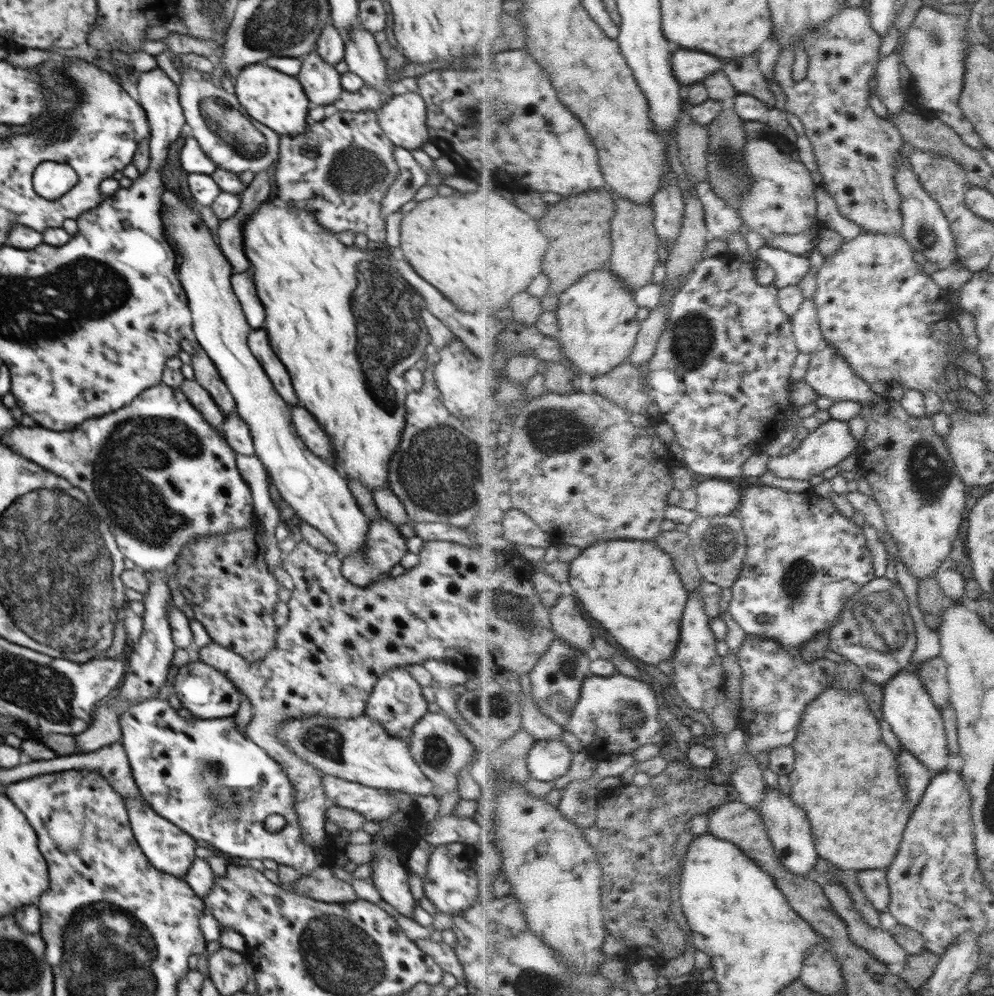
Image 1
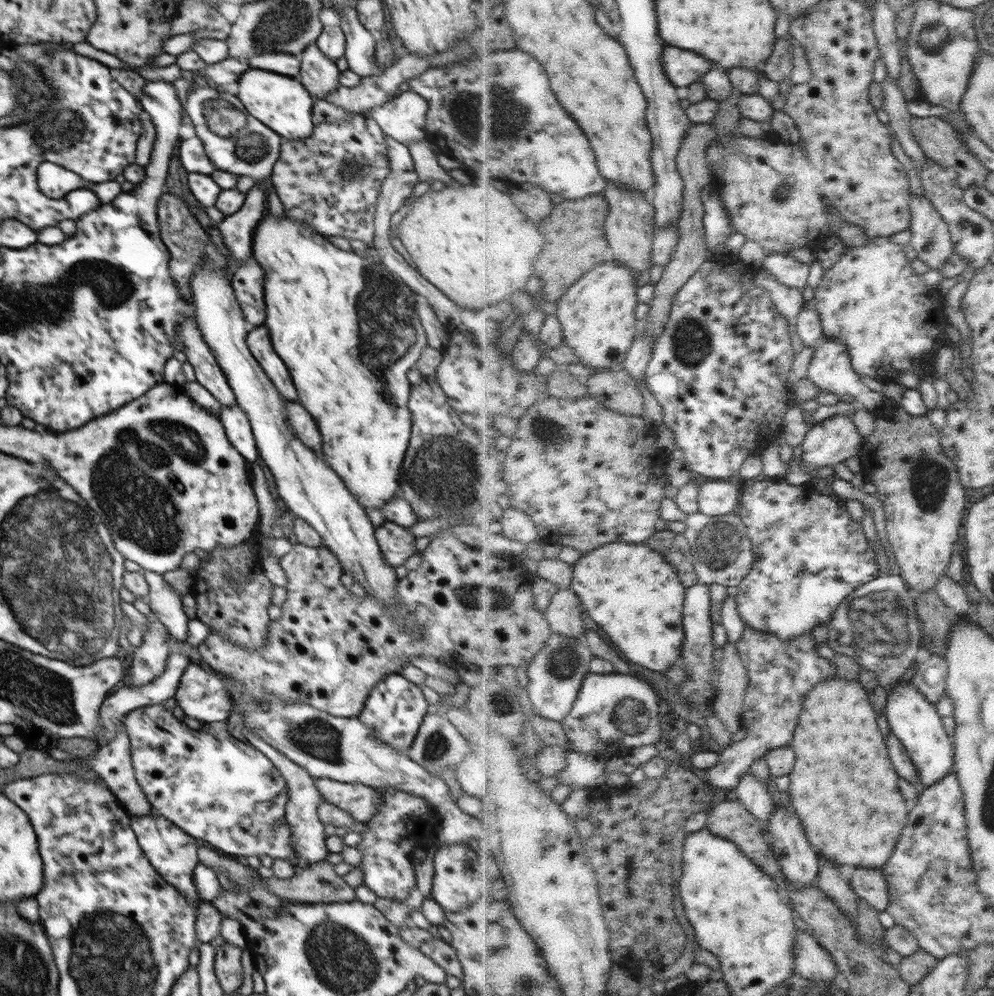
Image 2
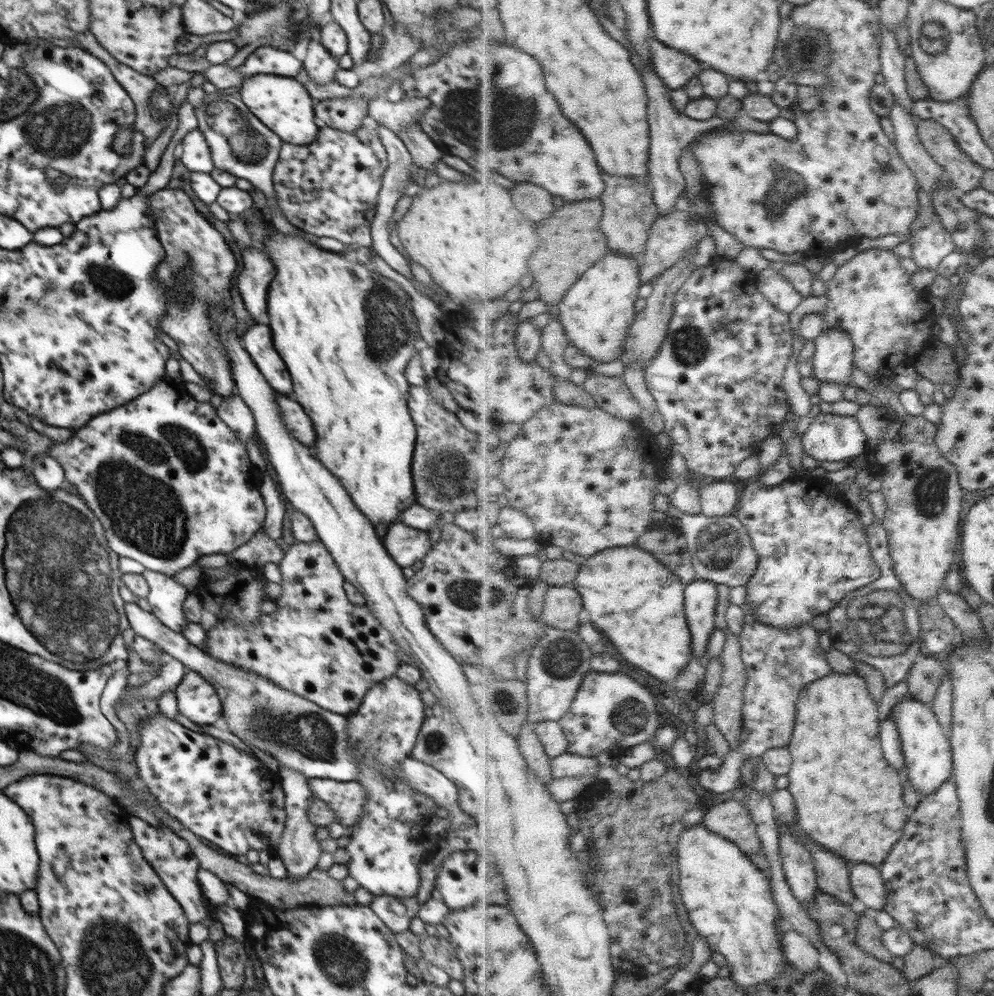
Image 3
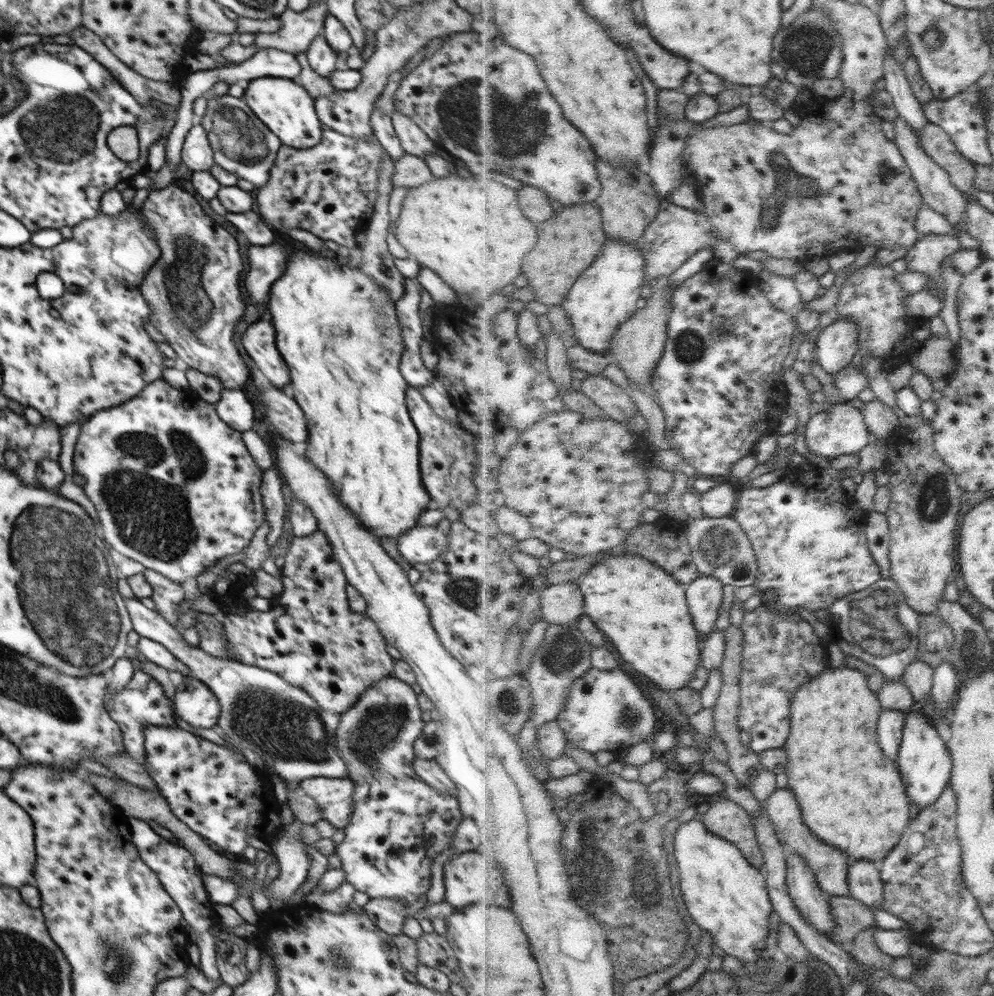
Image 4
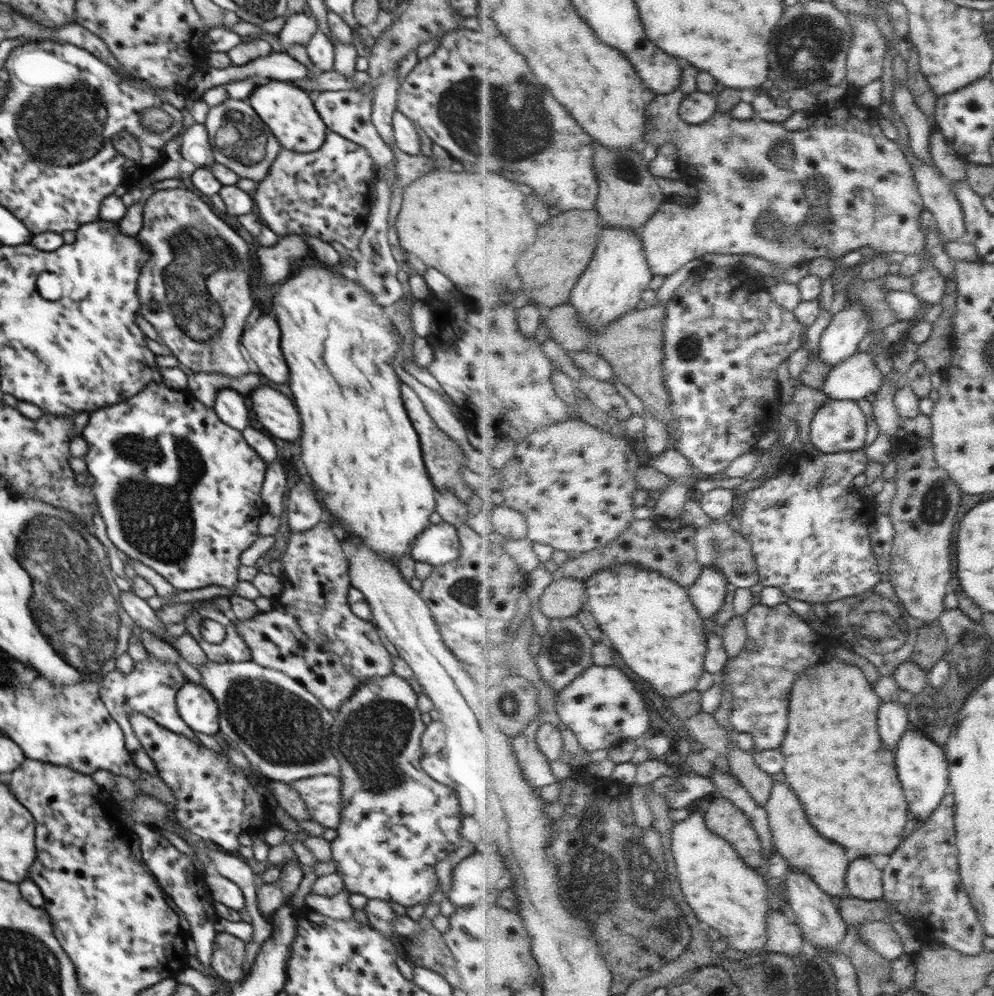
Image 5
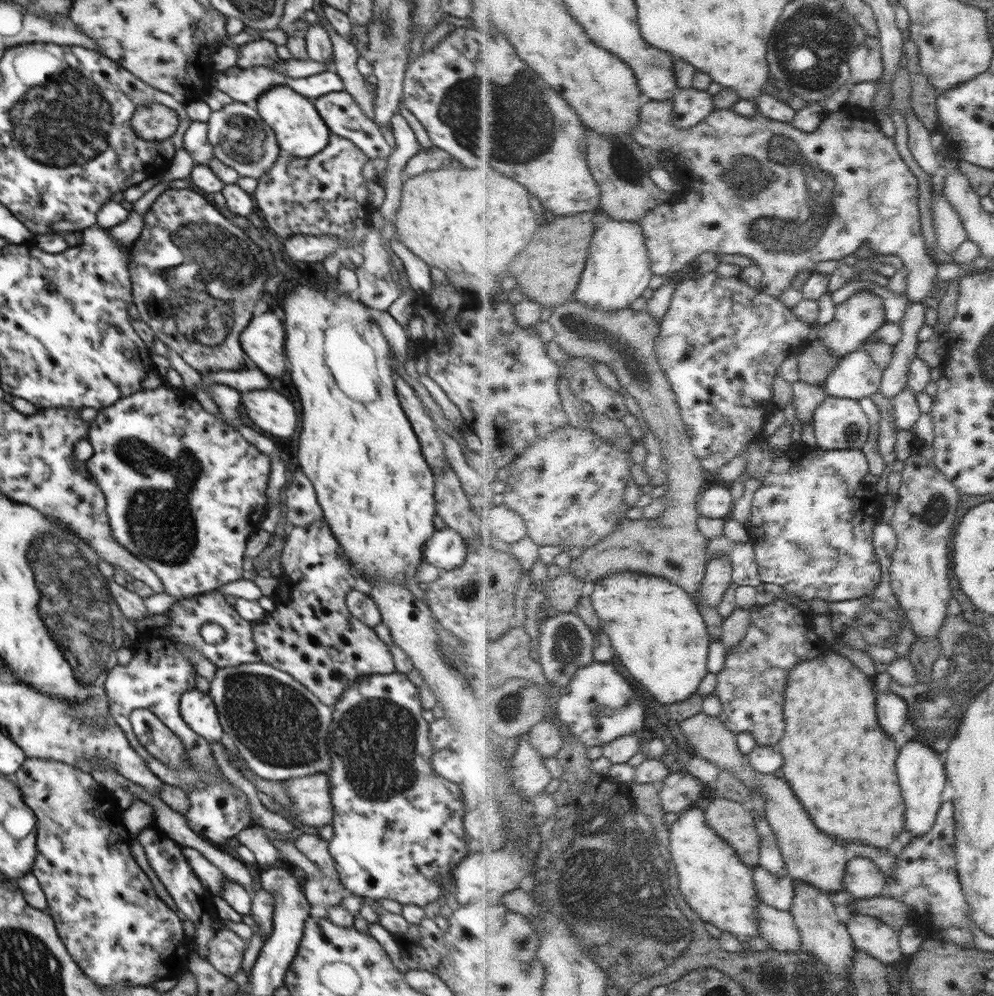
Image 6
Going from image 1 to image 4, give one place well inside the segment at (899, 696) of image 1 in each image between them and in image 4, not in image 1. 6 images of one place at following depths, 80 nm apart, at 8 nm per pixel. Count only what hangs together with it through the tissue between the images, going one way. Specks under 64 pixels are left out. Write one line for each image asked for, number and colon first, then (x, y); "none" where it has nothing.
2: (917, 722)
3: (929, 757)
4: (926, 763)

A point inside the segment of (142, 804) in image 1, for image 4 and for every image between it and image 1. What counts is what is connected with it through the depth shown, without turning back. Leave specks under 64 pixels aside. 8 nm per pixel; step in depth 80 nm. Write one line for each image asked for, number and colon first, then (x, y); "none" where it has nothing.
2: (171, 852)
3: (169, 856)
4: (176, 868)

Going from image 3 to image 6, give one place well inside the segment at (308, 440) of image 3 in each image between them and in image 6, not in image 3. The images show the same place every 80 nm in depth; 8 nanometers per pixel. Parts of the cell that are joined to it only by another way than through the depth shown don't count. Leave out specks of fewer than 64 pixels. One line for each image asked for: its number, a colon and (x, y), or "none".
4: (284, 415)
5: (275, 412)
6: (271, 412)

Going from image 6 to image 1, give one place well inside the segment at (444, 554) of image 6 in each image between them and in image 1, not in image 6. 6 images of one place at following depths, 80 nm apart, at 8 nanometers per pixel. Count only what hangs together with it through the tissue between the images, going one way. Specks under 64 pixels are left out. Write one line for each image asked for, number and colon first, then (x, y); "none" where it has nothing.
1: (385, 547)
2: (397, 544)
3: (404, 544)
4: (419, 544)
5: (438, 544)

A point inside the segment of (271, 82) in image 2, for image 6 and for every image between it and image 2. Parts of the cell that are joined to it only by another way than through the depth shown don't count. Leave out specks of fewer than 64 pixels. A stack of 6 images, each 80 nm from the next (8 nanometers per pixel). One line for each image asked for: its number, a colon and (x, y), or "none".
3: (283, 105)
4: (284, 106)
5: (290, 113)
6: (300, 131)

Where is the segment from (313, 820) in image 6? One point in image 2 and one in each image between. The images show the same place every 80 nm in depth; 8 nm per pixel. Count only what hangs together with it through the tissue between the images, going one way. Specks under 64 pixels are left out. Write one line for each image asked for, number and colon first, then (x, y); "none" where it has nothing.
2: (362, 802)
3: (347, 799)
4: (334, 796)
5: (322, 794)

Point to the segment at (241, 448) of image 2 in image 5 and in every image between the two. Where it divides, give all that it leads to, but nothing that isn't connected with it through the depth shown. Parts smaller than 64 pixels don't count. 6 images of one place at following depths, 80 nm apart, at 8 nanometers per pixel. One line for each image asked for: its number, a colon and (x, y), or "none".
3: (234, 413)
4: (234, 408)
5: (230, 407)

